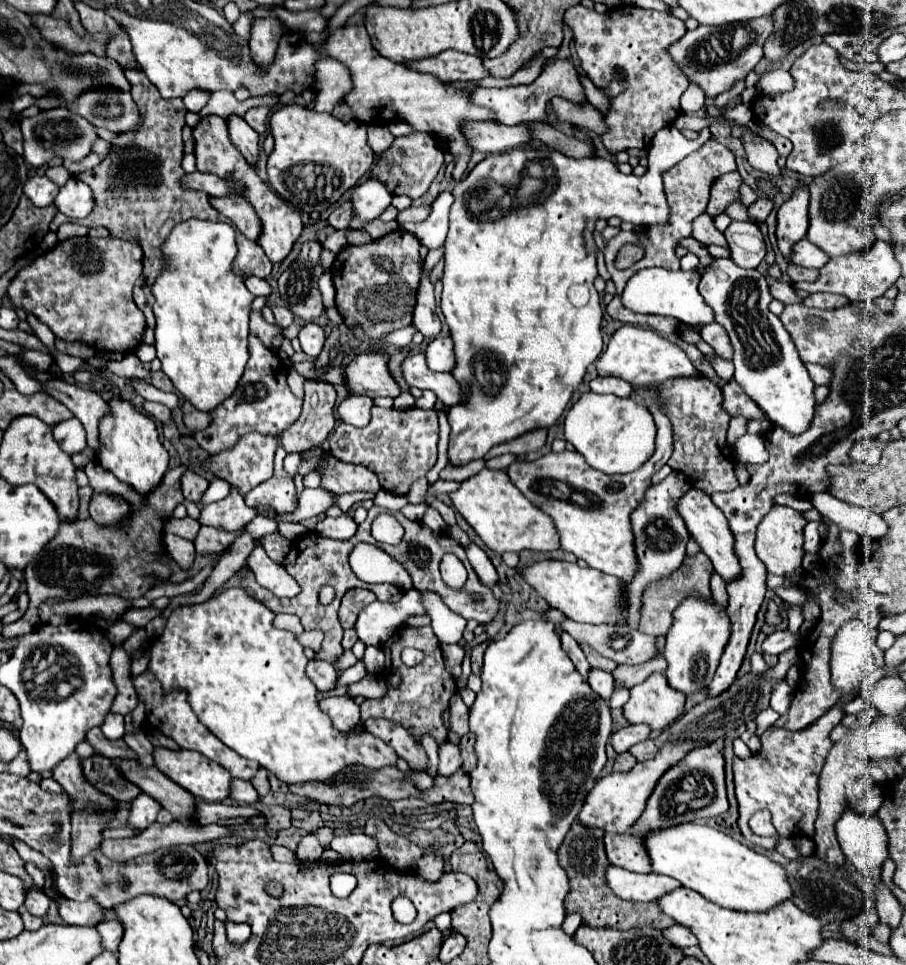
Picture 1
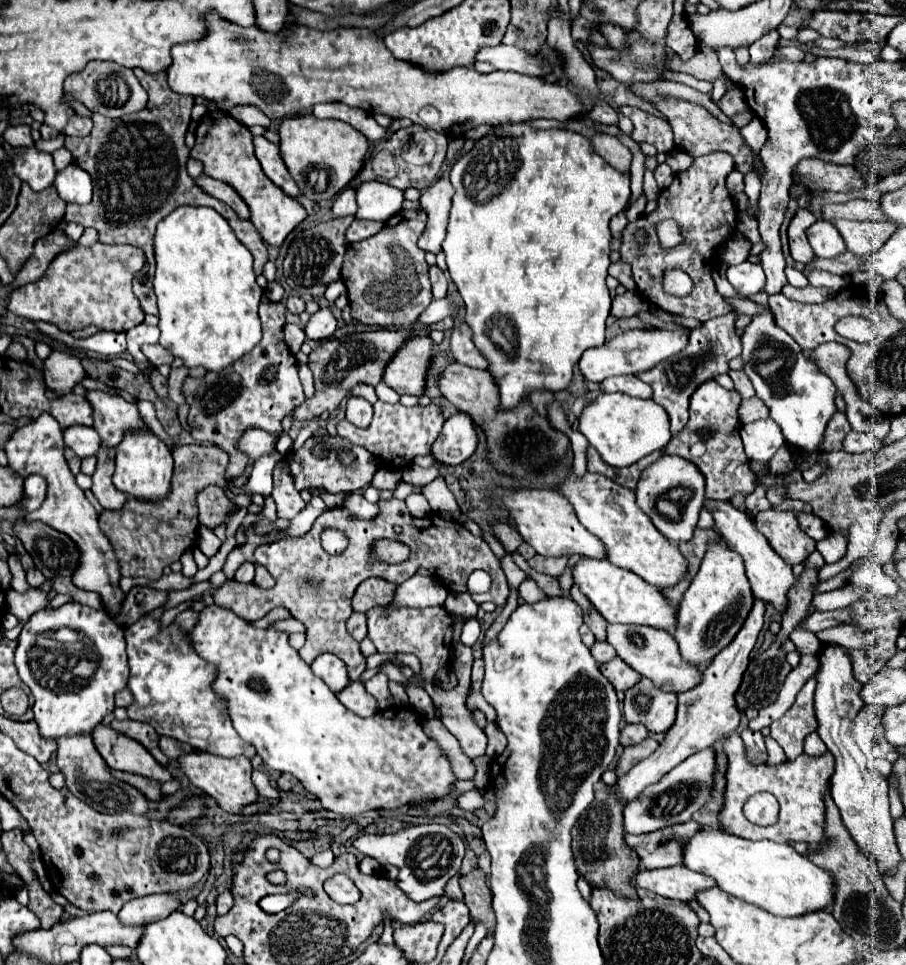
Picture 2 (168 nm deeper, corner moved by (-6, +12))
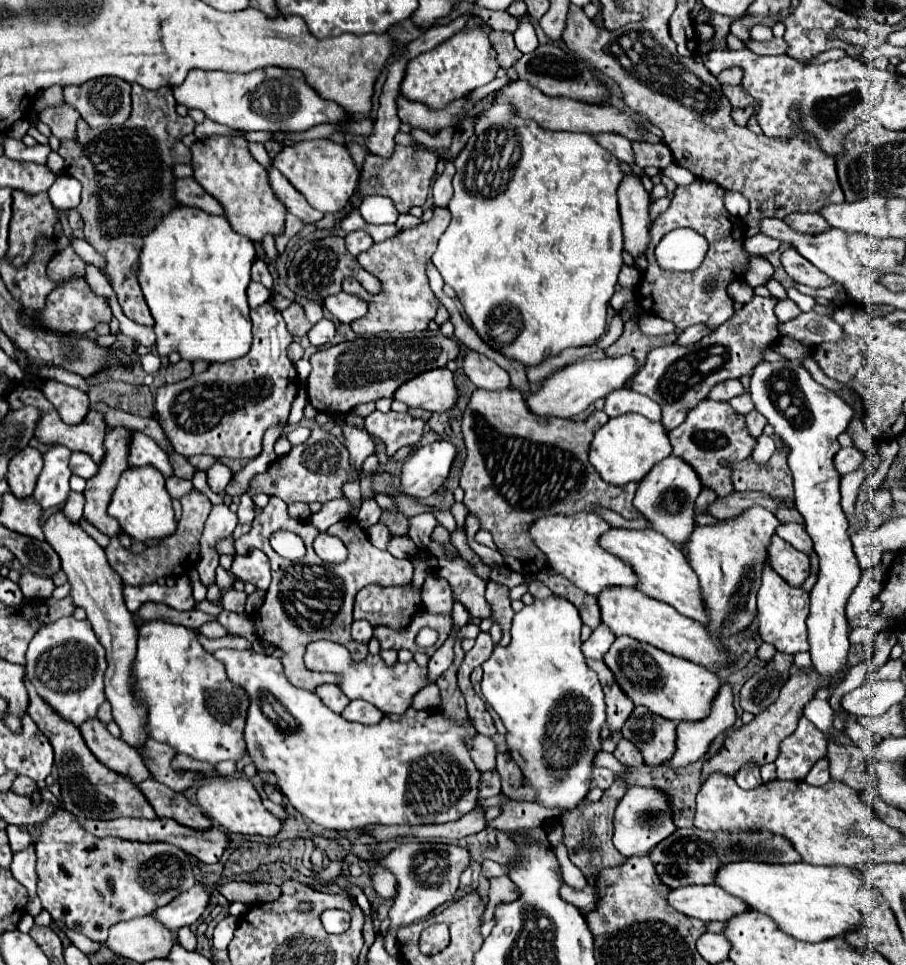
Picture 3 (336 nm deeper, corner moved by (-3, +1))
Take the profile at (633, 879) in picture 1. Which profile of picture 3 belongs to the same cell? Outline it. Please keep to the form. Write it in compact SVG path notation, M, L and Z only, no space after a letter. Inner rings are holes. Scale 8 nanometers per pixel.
M688 885L688 887L674 889L668 895L668 903L674 909L678 909L680 913L700 919L700 921L728 921L728 917L736 917L744 911L752 911L752 909L748 909L748 905L744 905L744 901L740 901L738 897L732 897L718 885L708 885L708 887L706 885Z

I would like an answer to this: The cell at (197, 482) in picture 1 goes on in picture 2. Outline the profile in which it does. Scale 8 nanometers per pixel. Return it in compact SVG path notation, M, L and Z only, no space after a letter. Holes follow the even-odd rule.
M207 486L197 494L197 506L199 506L199 520L209 526L215 528L217 524L223 524L225 514L235 506L227 494L219 488L219 486Z

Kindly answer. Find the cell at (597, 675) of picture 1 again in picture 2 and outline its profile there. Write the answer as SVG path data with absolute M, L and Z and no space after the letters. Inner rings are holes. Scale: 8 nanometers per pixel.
M595 642L591 648L591 654L597 660L597 664L603 664L603 662L609 662L611 658L615 658L615 648L607 642Z

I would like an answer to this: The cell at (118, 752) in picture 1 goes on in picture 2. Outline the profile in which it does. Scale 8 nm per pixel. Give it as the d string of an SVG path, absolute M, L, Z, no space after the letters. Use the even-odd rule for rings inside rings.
M113 720L109 726L111 726L113 730L117 730L119 734L125 734L125 736L141 742L163 766L167 766L169 758L163 756L163 752L159 750L159 736L157 736L157 732L155 732L151 726L147 726L147 724L143 724L143 722L135 722L135 720L123 720L123 722Z

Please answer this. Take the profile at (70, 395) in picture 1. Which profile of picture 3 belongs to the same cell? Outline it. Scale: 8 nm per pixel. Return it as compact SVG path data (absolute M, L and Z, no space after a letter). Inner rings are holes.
M134 433L132 435L132 443L130 443L130 457L128 461L134 467L144 467L144 465L152 465L156 467L164 477L172 477L172 465L168 461L168 455L144 433Z

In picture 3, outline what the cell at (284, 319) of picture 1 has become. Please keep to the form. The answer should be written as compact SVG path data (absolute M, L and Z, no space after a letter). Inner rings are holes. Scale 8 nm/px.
M292 303L290 307L286 307L282 311L282 317L284 317L284 323L286 323L288 331L298 339L304 337L312 329L312 323L306 319L306 315L304 315L304 311L298 303Z

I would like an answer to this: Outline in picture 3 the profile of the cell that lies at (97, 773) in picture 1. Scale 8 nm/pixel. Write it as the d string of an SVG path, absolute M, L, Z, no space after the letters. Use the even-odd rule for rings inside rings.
M148 779L138 785L146 799L152 803L154 811L158 817L168 817L178 821L184 827L196 829L196 831L206 831L212 829L212 821L202 813L200 807L192 805L184 793L176 793L168 789L166 785L160 785L156 779Z

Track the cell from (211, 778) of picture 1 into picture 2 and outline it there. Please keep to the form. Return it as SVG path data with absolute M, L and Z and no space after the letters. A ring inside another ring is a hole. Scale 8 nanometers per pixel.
M189 752L189 754L181 754L177 758L179 768L185 772L185 776L189 778L189 782L193 786L197 786L199 790L203 790L205 794L213 796L217 800L217 804L227 810L227 812L241 812L241 808L245 804L251 804L257 800L257 790L251 782L251 762L245 756L237 756L237 758L223 758L223 756L213 756L207 752Z

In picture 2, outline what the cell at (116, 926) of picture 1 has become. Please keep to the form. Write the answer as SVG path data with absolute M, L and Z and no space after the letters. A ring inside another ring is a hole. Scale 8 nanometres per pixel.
M151 894L127 902L119 910L117 918L127 926L141 926L145 922L161 920L177 908L179 908L179 900L173 898L171 894Z

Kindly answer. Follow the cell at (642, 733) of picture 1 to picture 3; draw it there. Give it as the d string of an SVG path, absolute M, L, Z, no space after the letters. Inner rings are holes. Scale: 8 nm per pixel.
M622 739L614 751L614 757L628 765L628 767L640 767L642 765L642 757L640 757L640 751L628 741L628 739Z

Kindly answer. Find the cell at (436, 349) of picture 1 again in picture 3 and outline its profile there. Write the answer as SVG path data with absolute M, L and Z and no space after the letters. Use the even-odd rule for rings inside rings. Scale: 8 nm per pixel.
M468 351L468 355L464 357L464 371L468 375L468 379L480 387L480 389L506 389L510 387L510 377L508 373L496 365L494 361L490 361L488 357Z

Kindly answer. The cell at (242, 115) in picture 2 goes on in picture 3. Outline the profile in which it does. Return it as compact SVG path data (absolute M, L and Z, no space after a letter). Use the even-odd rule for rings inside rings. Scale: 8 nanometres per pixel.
M250 143L250 151L252 151L252 157L264 167L264 169L270 169L272 167L272 159L268 157L266 149L262 143Z

